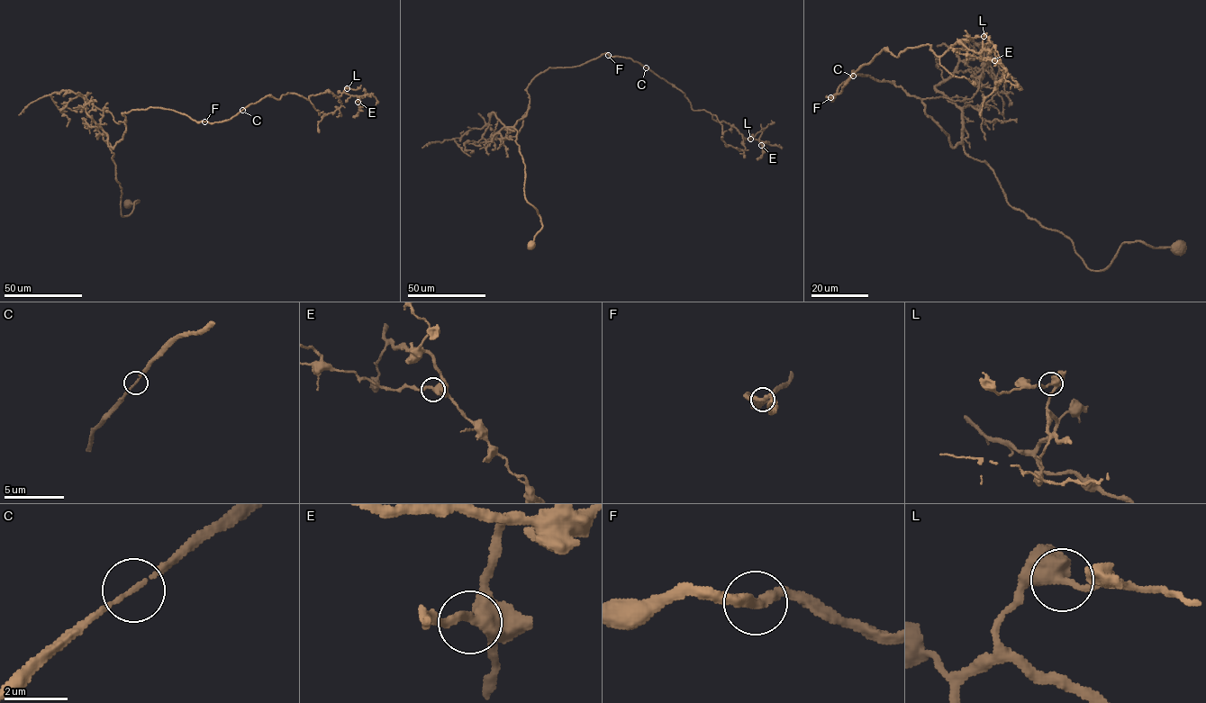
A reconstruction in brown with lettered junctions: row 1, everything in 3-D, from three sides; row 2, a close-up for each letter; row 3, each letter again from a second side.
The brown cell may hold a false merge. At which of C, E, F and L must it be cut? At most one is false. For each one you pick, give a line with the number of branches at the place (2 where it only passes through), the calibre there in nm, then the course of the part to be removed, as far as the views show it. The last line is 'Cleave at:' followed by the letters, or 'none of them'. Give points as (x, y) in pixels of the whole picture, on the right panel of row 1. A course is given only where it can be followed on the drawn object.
Cleave at: none of them

